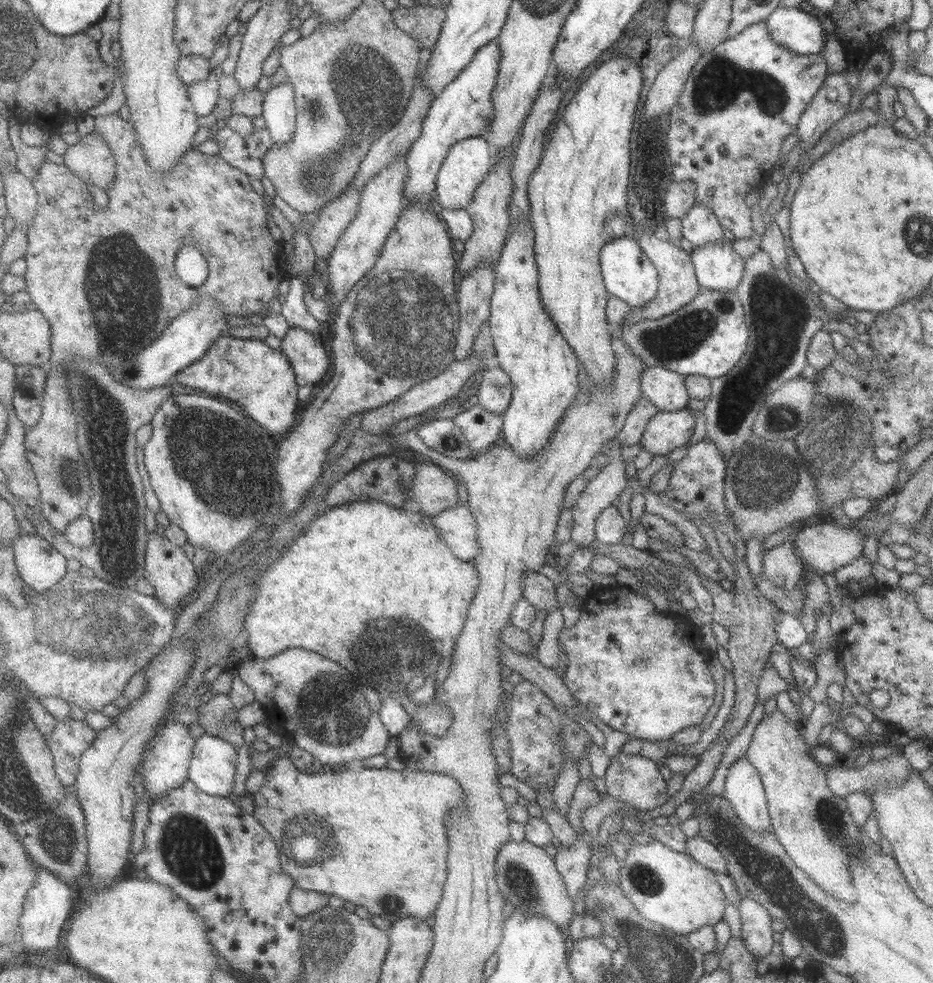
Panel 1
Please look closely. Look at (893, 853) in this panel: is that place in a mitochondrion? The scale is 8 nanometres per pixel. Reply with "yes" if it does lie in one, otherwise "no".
no

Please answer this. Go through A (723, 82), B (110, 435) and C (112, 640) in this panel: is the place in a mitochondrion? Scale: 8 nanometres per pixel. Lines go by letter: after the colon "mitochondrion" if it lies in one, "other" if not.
A: mitochondrion
B: mitochondrion
C: mitochondrion

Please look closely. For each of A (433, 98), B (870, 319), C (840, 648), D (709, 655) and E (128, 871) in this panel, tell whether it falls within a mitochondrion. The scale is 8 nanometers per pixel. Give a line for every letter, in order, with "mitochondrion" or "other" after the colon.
A: other
B: other
C: other
D: other
E: other

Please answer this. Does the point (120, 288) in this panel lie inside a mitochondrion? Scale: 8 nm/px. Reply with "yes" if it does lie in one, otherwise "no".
yes

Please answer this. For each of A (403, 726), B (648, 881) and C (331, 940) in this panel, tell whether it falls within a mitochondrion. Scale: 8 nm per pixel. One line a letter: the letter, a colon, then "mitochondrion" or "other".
A: other
B: mitochondrion
C: mitochondrion

